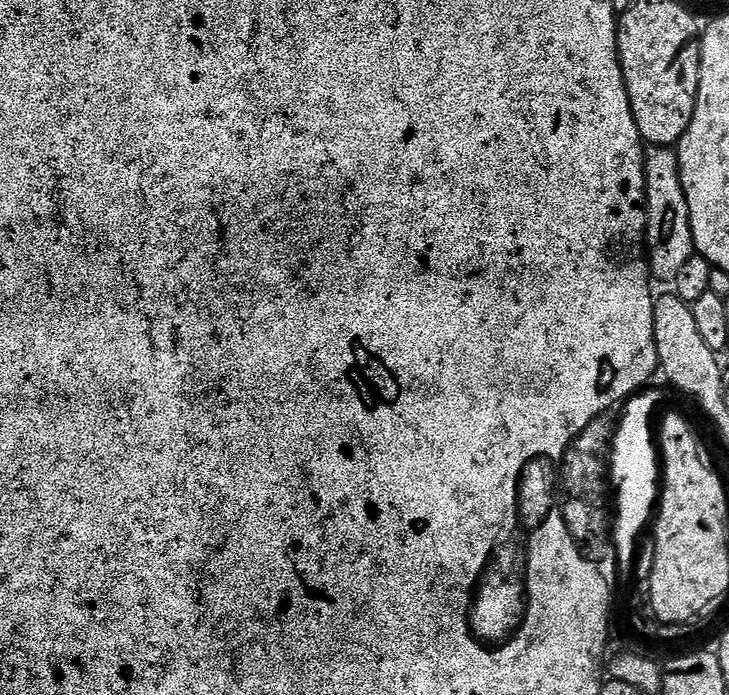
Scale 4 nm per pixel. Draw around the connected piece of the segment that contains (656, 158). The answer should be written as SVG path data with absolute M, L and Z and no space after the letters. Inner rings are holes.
M645 147L644 198L648 210L646 259L651 279L675 281L680 267L694 254L690 210L686 206L686 194L682 190L680 157L675 147Z

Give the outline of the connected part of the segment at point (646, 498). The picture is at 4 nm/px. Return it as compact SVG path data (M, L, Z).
M647 392L635 395L631 397L625 407L628 409L628 418L624 422L624 428L617 428L611 445L611 450L616 454L616 482L618 482L618 488L620 492L614 501L614 519L616 518L616 526L612 528L612 536L614 532L614 546L616 549L616 563L618 567L619 575L628 580L628 566L630 566L630 550L632 550L632 538L636 534L636 530L642 526L646 514L648 514L648 508L650 508L650 502L652 502L652 488L654 488L654 454L652 454L652 444L650 444L650 428L648 428L648 412L653 410L656 404L653 396L646 394Z

